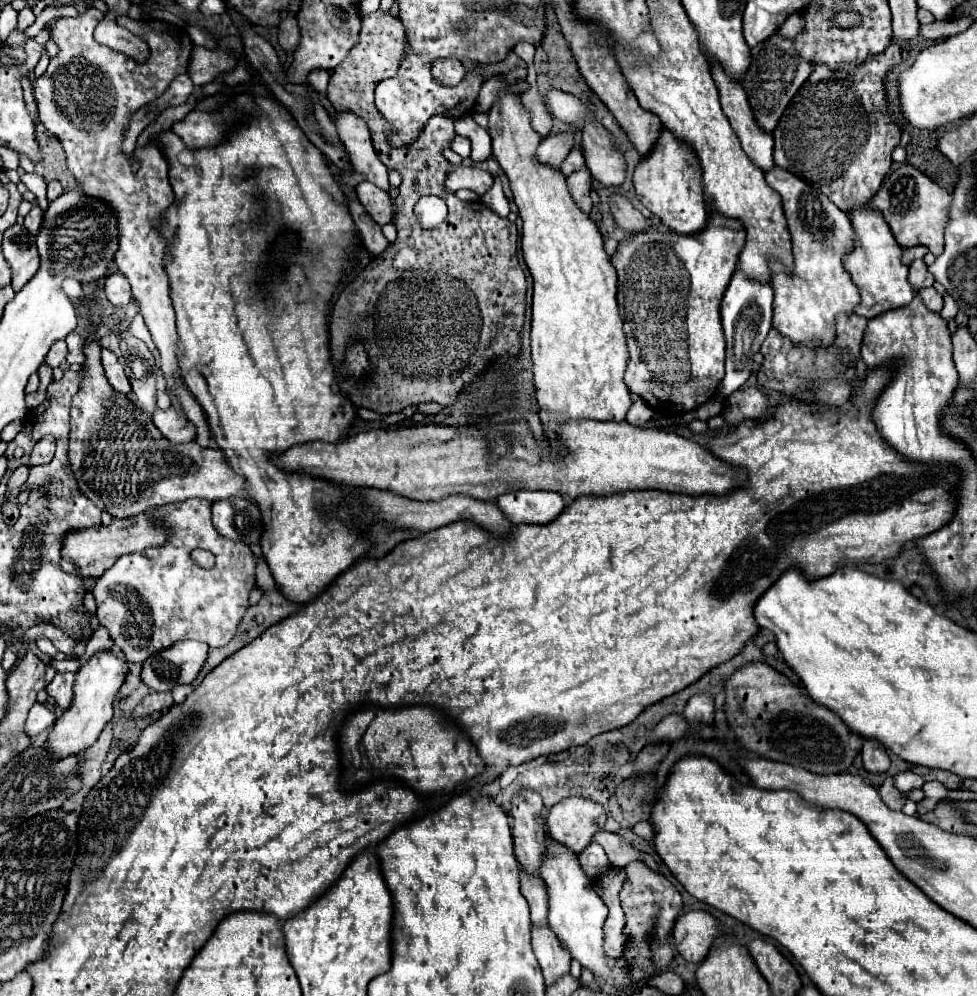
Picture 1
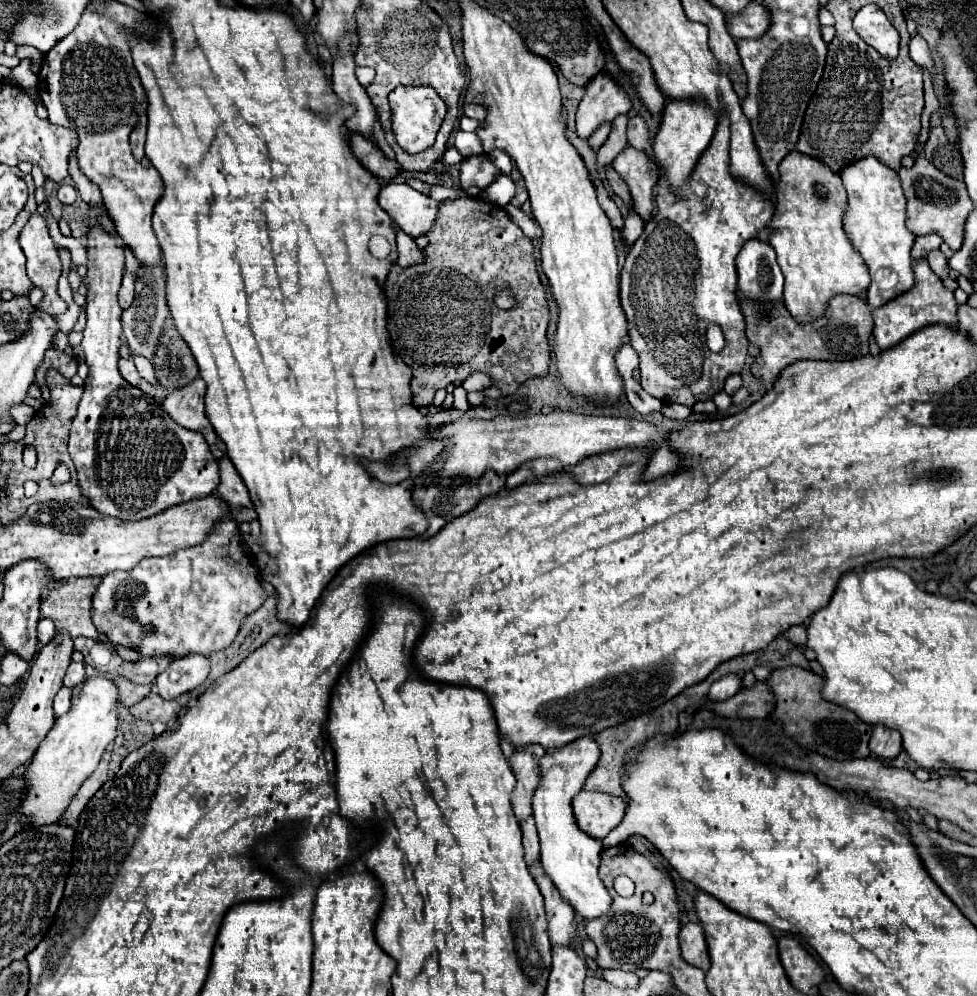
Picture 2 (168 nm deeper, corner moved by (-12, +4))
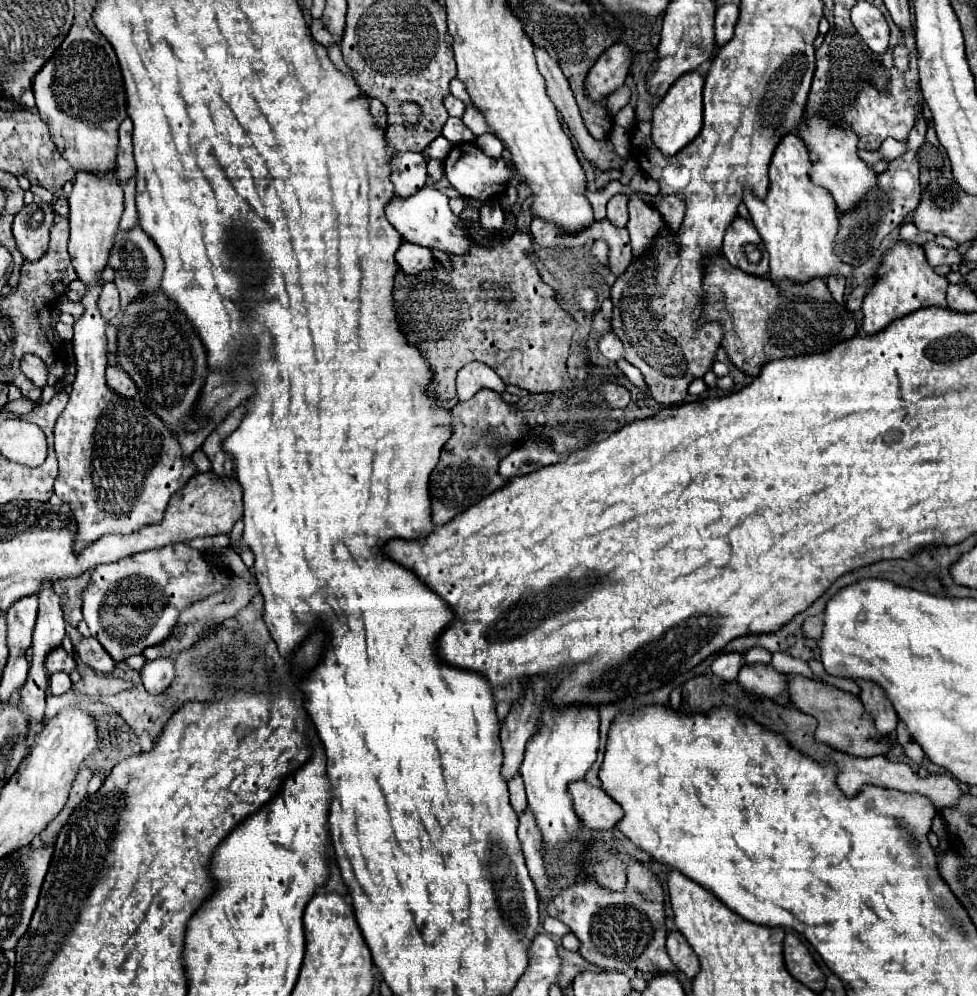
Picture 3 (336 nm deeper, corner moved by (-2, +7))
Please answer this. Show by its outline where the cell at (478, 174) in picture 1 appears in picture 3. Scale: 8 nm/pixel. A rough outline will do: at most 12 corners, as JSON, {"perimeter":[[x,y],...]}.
{"perimeter":[[475,143],[453,145],[445,177],[481,203],[503,195],[513,171]]}

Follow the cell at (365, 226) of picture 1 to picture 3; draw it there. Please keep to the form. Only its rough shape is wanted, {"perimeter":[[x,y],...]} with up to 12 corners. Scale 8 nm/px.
{"perimeter":[[407,243],[397,257],[407,275],[429,271],[437,263],[431,249]]}

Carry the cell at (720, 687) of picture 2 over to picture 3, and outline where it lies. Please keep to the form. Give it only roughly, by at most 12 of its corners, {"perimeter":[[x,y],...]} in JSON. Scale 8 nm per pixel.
{"perimeter":[[723,653],[711,669],[717,677],[733,681],[743,665],[741,653]]}

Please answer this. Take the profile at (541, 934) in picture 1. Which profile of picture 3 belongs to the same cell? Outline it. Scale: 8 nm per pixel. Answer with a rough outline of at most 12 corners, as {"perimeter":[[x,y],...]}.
{"perimeter":[[529,807],[521,813],[519,839],[539,895],[547,887],[541,831]]}

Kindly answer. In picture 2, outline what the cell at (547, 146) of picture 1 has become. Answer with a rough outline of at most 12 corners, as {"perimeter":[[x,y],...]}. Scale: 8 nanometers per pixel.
{"perimeter":[[595,76],[579,102],[577,136],[627,114],[631,100]]}

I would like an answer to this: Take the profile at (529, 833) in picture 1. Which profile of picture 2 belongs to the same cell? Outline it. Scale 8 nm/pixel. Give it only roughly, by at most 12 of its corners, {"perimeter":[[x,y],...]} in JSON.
{"perimeter":[[541,746],[515,750],[513,808],[519,824],[533,814],[541,782]]}

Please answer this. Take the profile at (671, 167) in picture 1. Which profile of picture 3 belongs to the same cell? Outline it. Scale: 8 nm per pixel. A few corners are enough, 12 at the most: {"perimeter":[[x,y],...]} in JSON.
{"perimeter":[[697,71],[671,85],[653,111],[651,137],[675,155],[699,135]]}

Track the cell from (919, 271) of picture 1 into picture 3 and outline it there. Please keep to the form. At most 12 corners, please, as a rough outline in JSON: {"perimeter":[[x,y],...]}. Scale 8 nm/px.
{"perimeter":[[935,241],[923,245],[931,267],[959,265],[961,253]]}

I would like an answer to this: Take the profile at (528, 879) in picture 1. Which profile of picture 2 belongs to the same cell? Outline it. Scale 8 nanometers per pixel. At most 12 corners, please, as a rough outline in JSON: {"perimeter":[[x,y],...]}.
{"perimeter":[[533,816],[521,824],[525,862],[539,860],[539,838]]}

